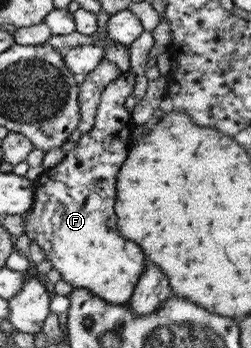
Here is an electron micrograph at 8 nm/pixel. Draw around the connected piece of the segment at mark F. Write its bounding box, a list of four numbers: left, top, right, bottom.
[23,70,146,305]

